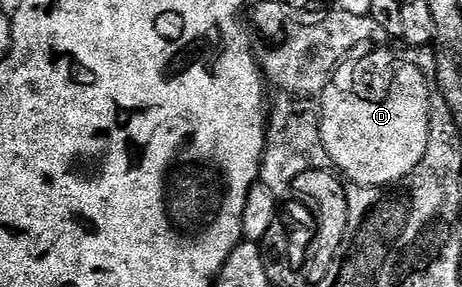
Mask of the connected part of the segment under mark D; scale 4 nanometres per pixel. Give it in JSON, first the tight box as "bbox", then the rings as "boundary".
{"bbox":[320,49,434,188],"boundary":[[[368,49],[353,50],[330,75],[320,109],[320,139],[329,163],[349,183],[365,188],[387,188],[403,180],[422,160],[428,143],[434,94],[428,91],[429,79],[417,63],[405,62],[399,53]]]}

